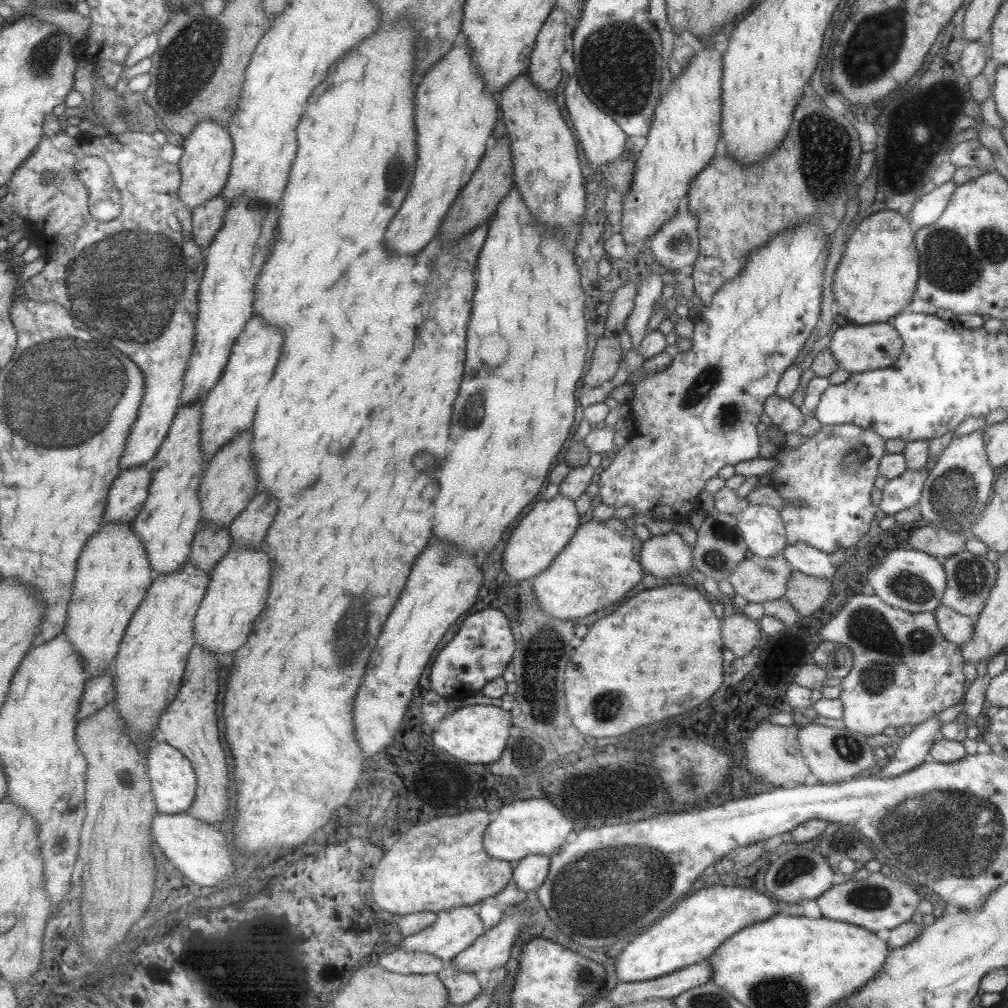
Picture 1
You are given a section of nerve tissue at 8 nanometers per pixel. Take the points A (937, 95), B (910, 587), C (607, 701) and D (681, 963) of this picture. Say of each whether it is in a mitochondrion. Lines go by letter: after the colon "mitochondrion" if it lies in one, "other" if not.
A: other
B: mitochondrion
C: mitochondrion
D: other

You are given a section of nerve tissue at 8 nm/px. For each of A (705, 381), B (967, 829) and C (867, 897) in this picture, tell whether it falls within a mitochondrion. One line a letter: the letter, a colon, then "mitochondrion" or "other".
A: mitochondrion
B: mitochondrion
C: mitochondrion

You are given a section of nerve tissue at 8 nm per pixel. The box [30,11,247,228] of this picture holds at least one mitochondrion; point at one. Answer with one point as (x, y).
(185, 57)

